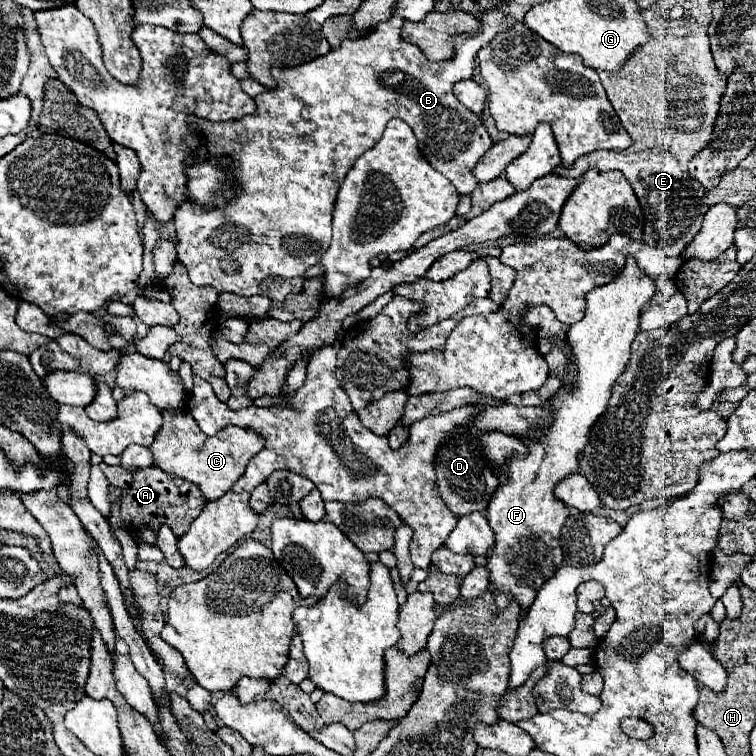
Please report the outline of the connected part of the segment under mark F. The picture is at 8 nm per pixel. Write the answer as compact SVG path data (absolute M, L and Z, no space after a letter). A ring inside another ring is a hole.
M627 257L621 275L611 283L593 289L587 295L585 317L567 329L577 365L577 377L571 381L573 389L567 391L561 387L559 393L545 403L555 409L555 421L547 433L535 429L537 441L525 439L529 455L525 459L509 461L507 483L495 491L487 509L487 519L495 531L495 547L491 549L491 555L487 555L487 569L489 581L495 587L497 607L507 607L513 597L525 613L539 587L553 577L563 563L559 535L569 511L563 503L557 503L553 487L559 479L577 471L577 453L587 445L591 425L607 407L611 385L629 363L629 349L639 331L639 311L653 293L655 279L647 273L643 275L637 261Z

